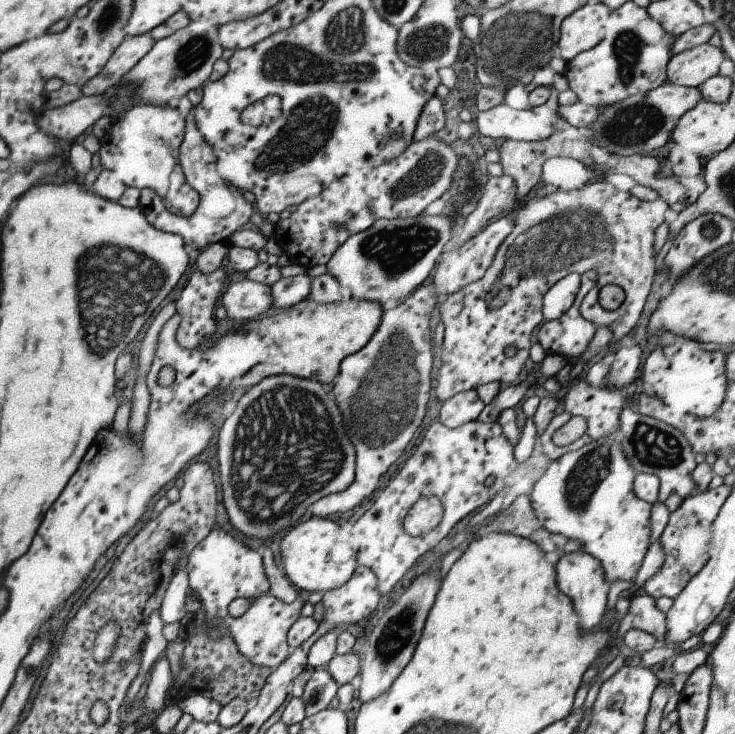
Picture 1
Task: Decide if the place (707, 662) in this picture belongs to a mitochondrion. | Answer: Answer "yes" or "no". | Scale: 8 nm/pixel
no

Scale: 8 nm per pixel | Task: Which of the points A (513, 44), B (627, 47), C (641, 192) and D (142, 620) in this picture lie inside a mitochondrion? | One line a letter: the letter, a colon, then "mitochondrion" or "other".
A: mitochondrion
B: mitochondrion
C: other
D: other

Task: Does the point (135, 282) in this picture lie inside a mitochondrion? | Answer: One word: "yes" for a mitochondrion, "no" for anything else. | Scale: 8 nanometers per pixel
yes

